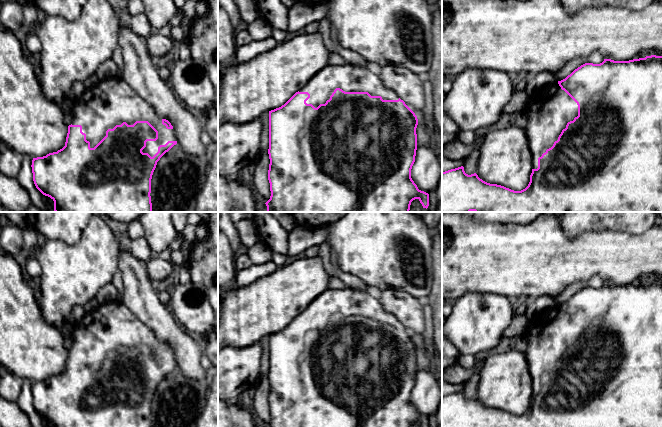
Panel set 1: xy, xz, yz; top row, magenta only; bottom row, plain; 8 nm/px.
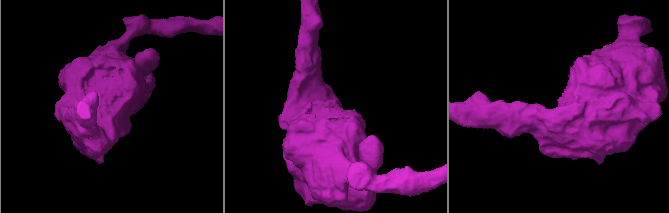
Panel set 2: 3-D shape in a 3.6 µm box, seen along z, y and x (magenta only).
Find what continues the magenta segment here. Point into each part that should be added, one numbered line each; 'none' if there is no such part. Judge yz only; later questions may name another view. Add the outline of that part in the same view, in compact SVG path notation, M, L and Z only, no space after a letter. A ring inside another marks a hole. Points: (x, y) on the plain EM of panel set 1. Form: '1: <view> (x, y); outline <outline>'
1: yz (549, 333); outline M555 305L533 316L523 336L527 339L524 354L529 363L532 393L537 393L538 382L558 364L567 347L578 340L578 329Z

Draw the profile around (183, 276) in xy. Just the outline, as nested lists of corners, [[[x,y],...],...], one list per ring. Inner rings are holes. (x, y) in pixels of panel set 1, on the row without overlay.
[[[188,264],[176,269],[176,280],[175,281],[181,284],[187,284],[191,282],[191,276],[190,276]]]

